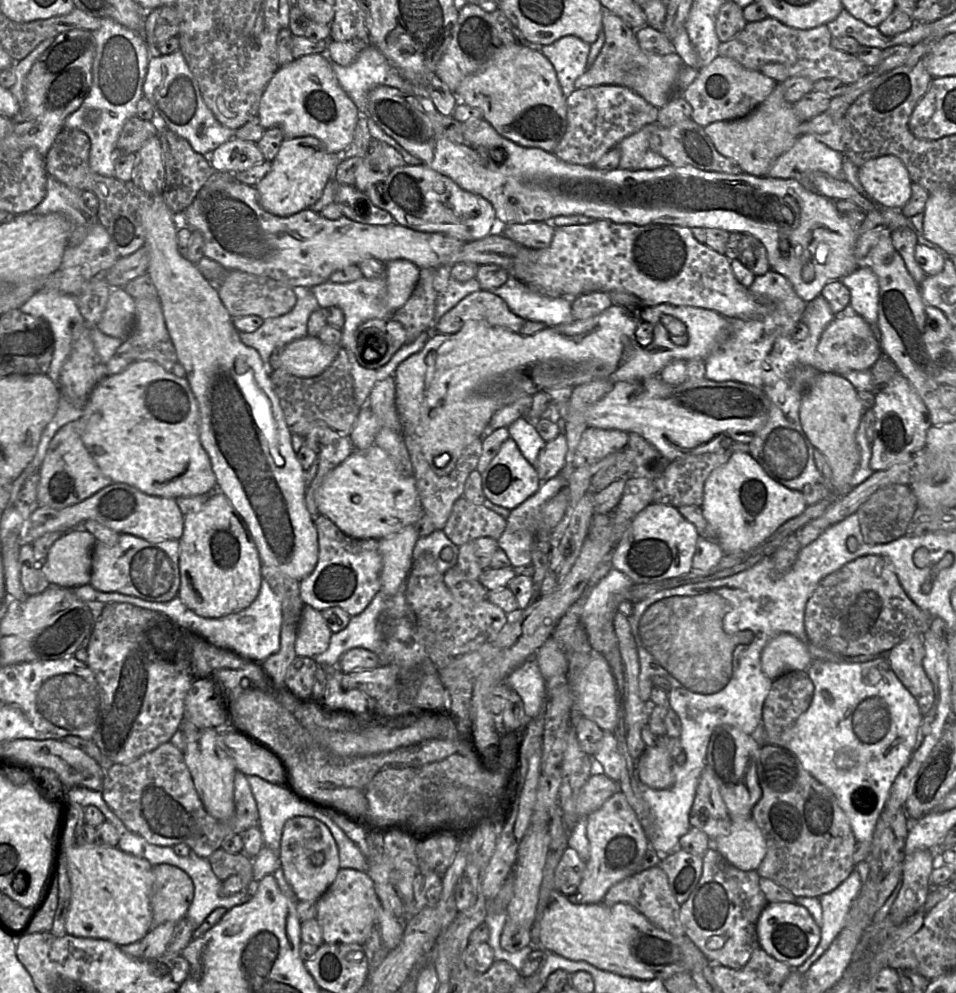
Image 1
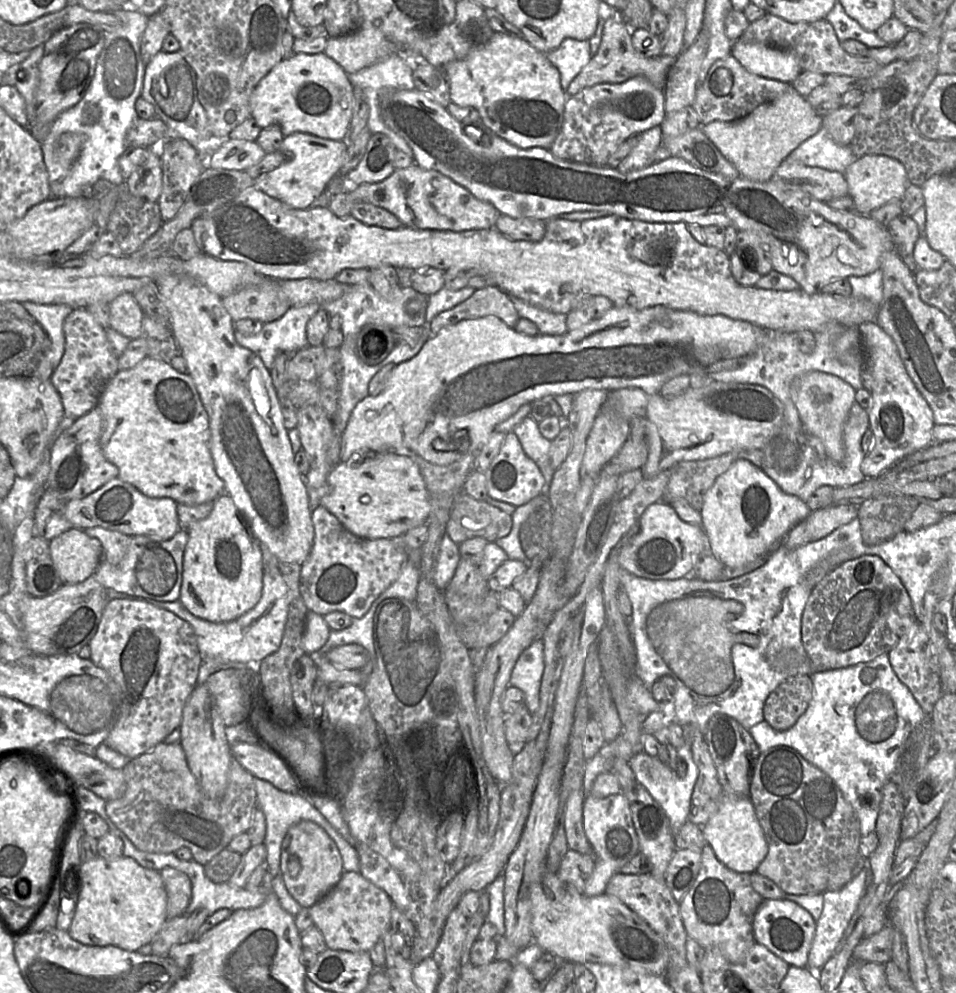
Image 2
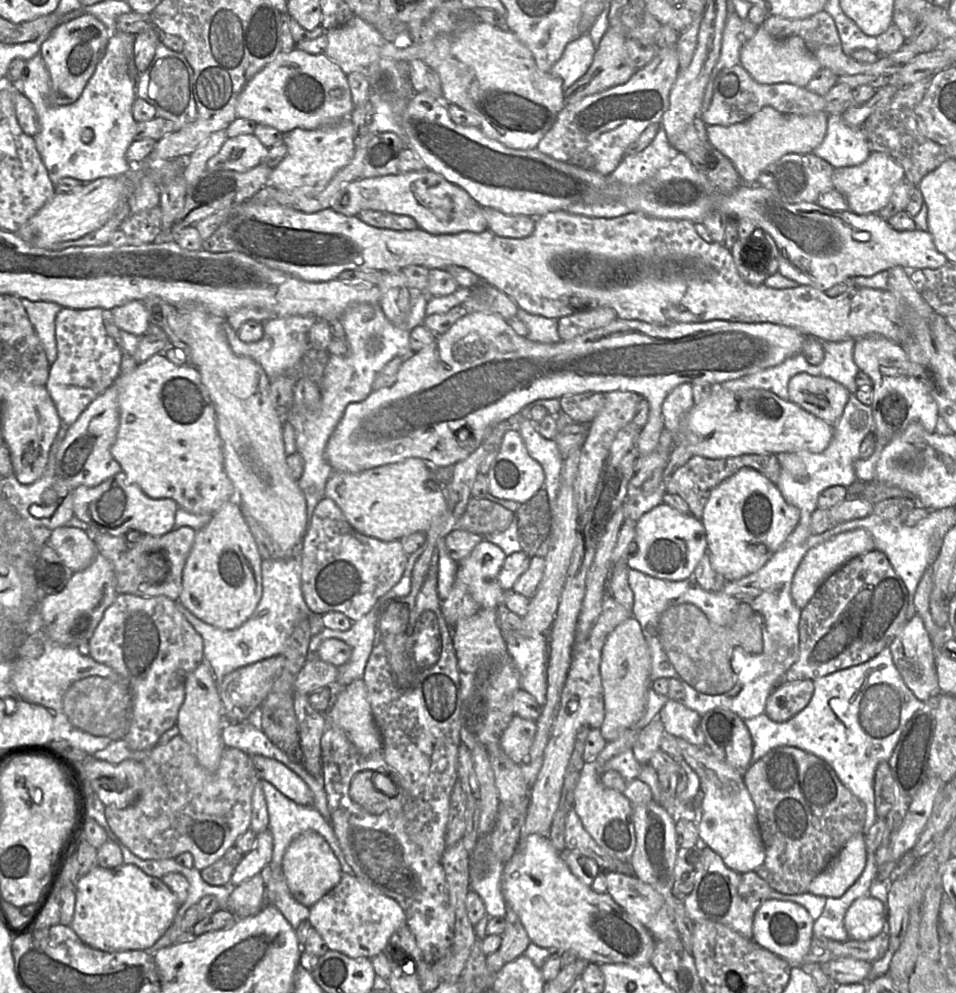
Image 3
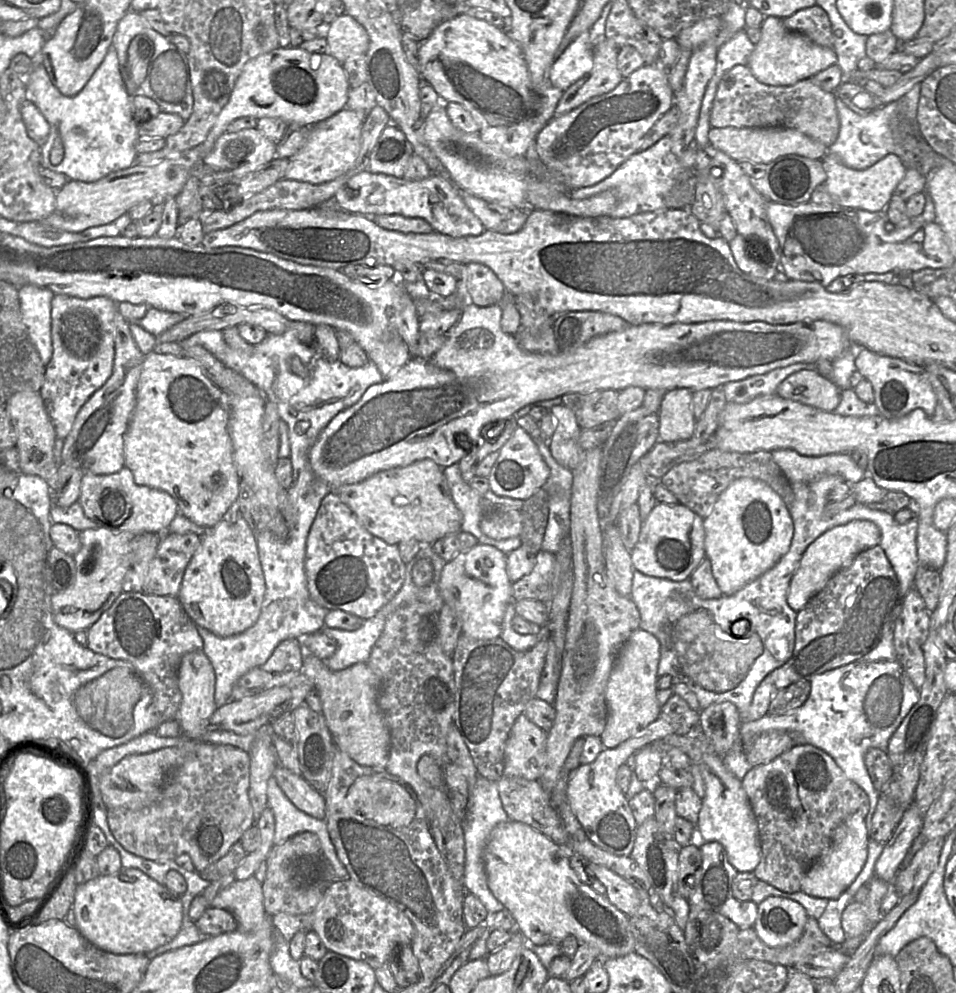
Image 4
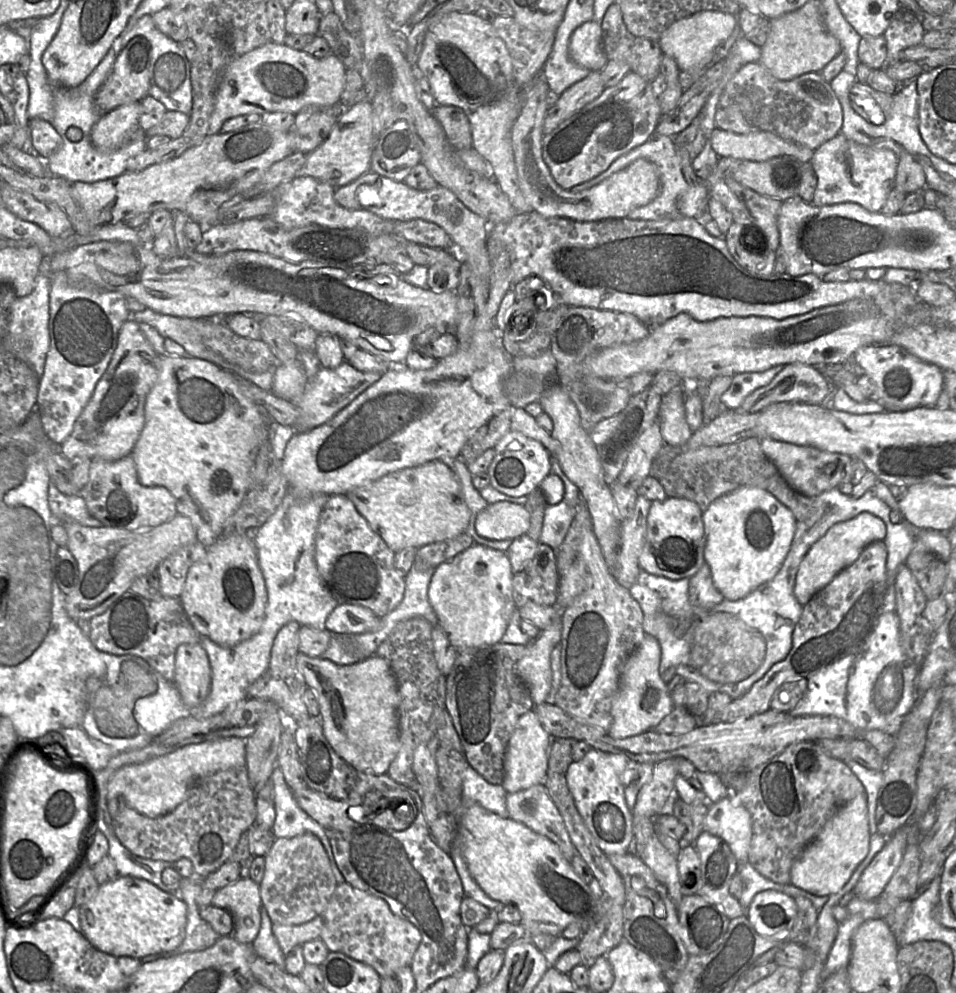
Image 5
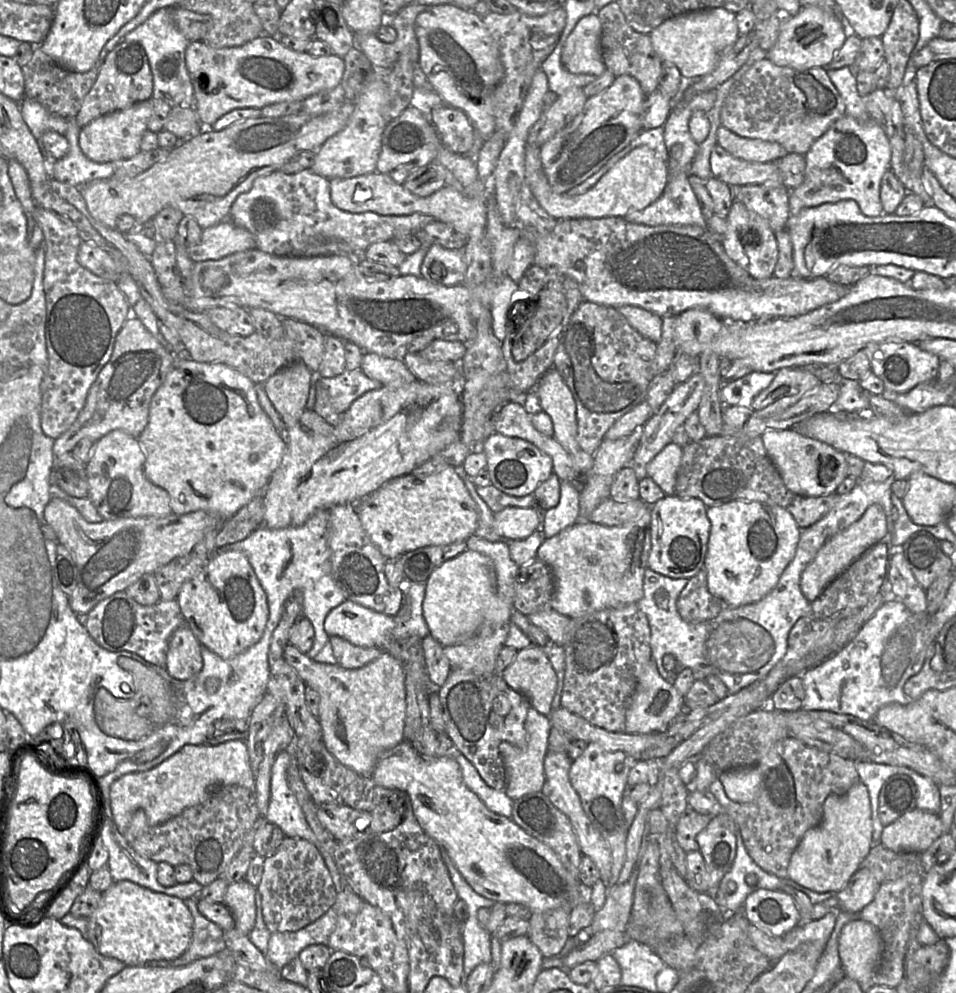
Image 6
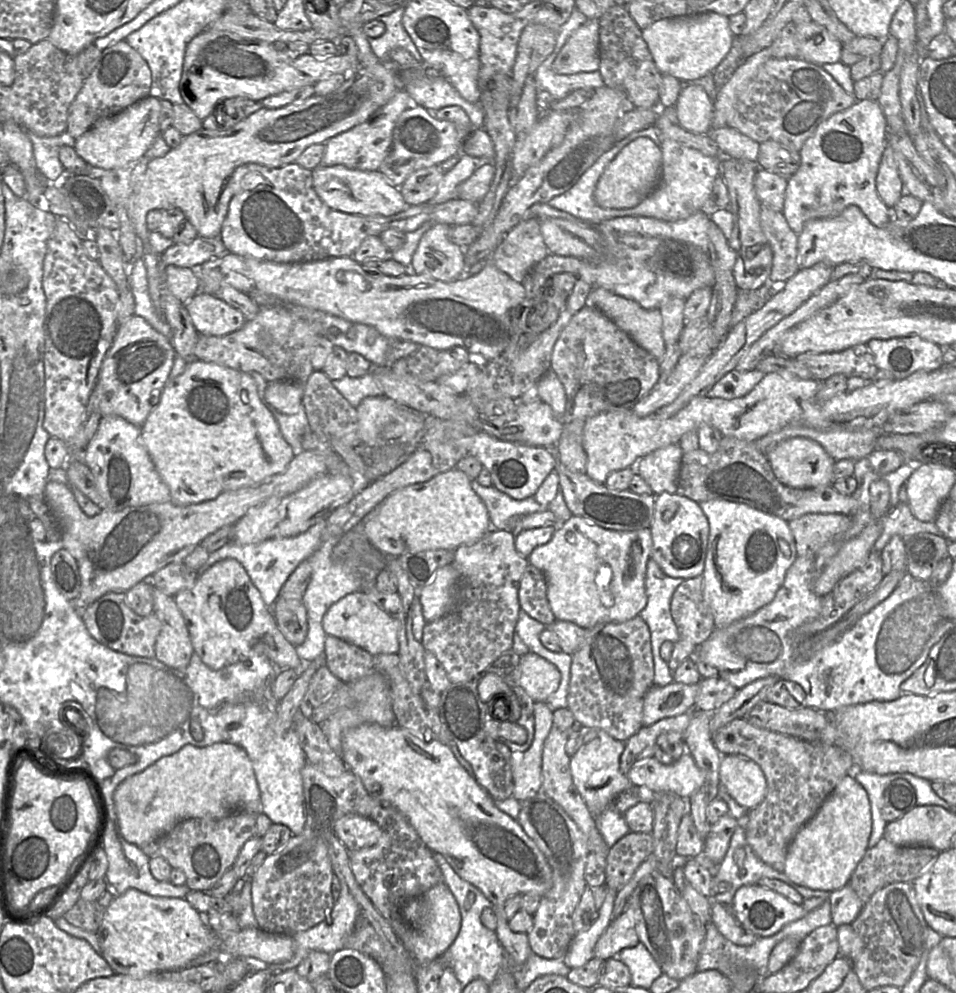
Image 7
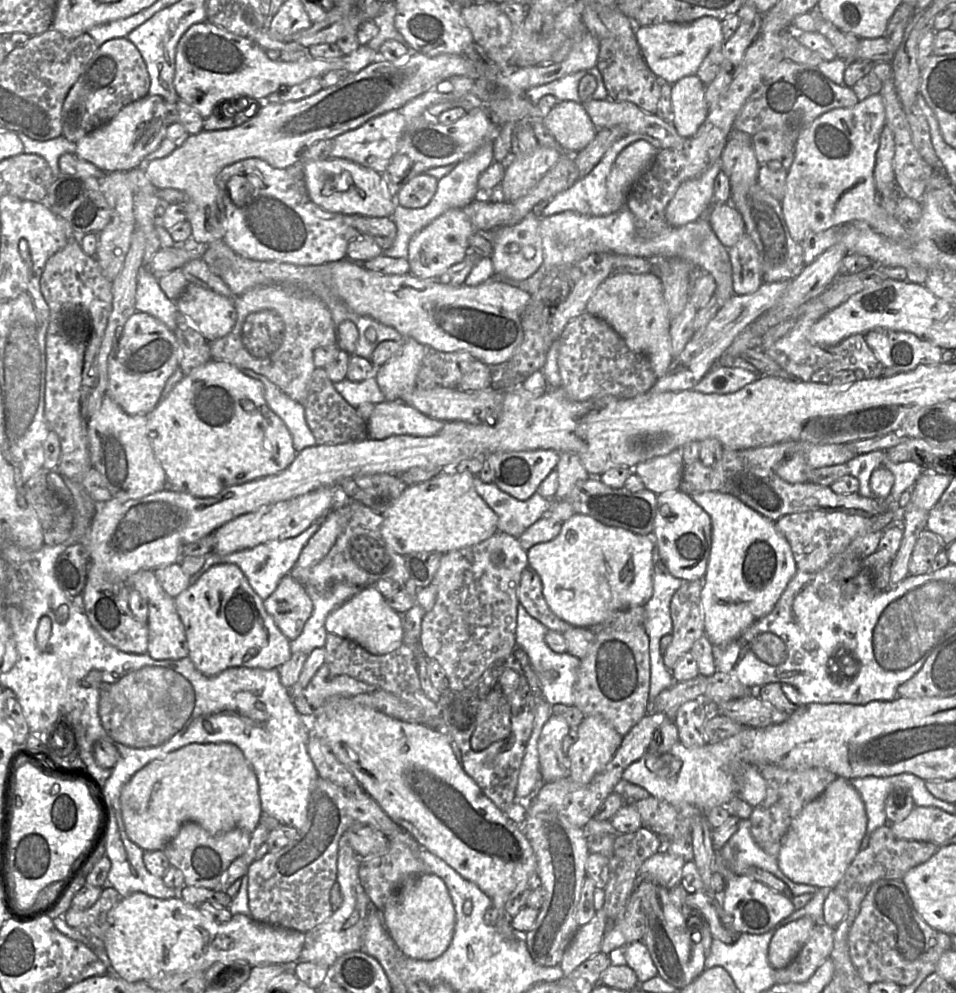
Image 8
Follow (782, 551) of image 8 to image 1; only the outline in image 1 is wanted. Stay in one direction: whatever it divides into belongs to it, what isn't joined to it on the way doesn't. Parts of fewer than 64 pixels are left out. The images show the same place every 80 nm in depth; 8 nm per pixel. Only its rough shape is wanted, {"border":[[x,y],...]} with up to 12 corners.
{"border":[[736,452],[701,509],[726,554],[803,513],[801,491]]}

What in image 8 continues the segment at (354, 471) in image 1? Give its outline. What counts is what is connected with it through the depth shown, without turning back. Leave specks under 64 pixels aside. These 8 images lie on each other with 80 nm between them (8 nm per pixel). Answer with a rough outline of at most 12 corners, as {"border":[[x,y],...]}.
{"border":[[444,470],[383,515],[396,553],[442,554],[498,531],[474,475]]}

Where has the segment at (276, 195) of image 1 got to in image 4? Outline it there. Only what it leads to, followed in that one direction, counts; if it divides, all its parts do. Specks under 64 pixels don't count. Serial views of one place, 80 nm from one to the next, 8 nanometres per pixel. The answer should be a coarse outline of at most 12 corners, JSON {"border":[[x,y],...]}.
{"border":[[365,116],[312,125],[284,179],[322,184],[349,171]]}

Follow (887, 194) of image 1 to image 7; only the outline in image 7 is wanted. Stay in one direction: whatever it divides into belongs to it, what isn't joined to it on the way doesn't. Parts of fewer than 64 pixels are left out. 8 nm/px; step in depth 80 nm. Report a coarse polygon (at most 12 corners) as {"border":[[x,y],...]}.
{"border":[[877,101],[823,121],[799,151],[783,215],[857,206],[876,227],[894,214],[876,191],[886,145]]}

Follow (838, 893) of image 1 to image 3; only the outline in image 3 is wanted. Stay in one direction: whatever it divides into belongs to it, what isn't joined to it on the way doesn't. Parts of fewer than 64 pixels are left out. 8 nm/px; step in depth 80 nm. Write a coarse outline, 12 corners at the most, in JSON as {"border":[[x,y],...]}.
{"border":[[874,852],[839,898],[828,897],[813,936],[846,941],[844,917],[851,904],[869,894],[877,878]]}

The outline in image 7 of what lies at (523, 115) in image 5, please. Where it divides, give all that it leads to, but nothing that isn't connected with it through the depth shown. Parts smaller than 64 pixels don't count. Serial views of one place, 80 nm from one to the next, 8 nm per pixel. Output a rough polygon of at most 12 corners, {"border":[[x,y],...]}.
{"border":[[627,145],[603,172],[594,199],[633,208],[655,191],[661,149]]}

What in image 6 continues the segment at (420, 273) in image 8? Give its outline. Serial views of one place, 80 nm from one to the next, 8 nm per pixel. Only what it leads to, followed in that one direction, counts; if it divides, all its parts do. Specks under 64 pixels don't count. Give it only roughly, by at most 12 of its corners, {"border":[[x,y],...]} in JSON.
{"border":[[431,244],[421,277],[434,284],[463,283],[462,251]]}

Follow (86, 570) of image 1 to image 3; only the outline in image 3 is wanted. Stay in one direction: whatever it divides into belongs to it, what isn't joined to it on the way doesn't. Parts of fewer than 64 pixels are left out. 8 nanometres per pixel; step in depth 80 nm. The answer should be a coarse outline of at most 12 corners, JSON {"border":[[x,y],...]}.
{"border":[[53,529],[49,544],[74,573],[98,554],[86,531]]}

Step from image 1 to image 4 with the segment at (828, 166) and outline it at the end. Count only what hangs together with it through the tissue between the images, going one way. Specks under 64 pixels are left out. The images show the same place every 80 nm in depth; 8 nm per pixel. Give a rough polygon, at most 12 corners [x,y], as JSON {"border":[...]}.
{"border":[[921,84],[867,114],[837,97],[827,153],[855,170],[897,154],[896,121],[918,126]]}

